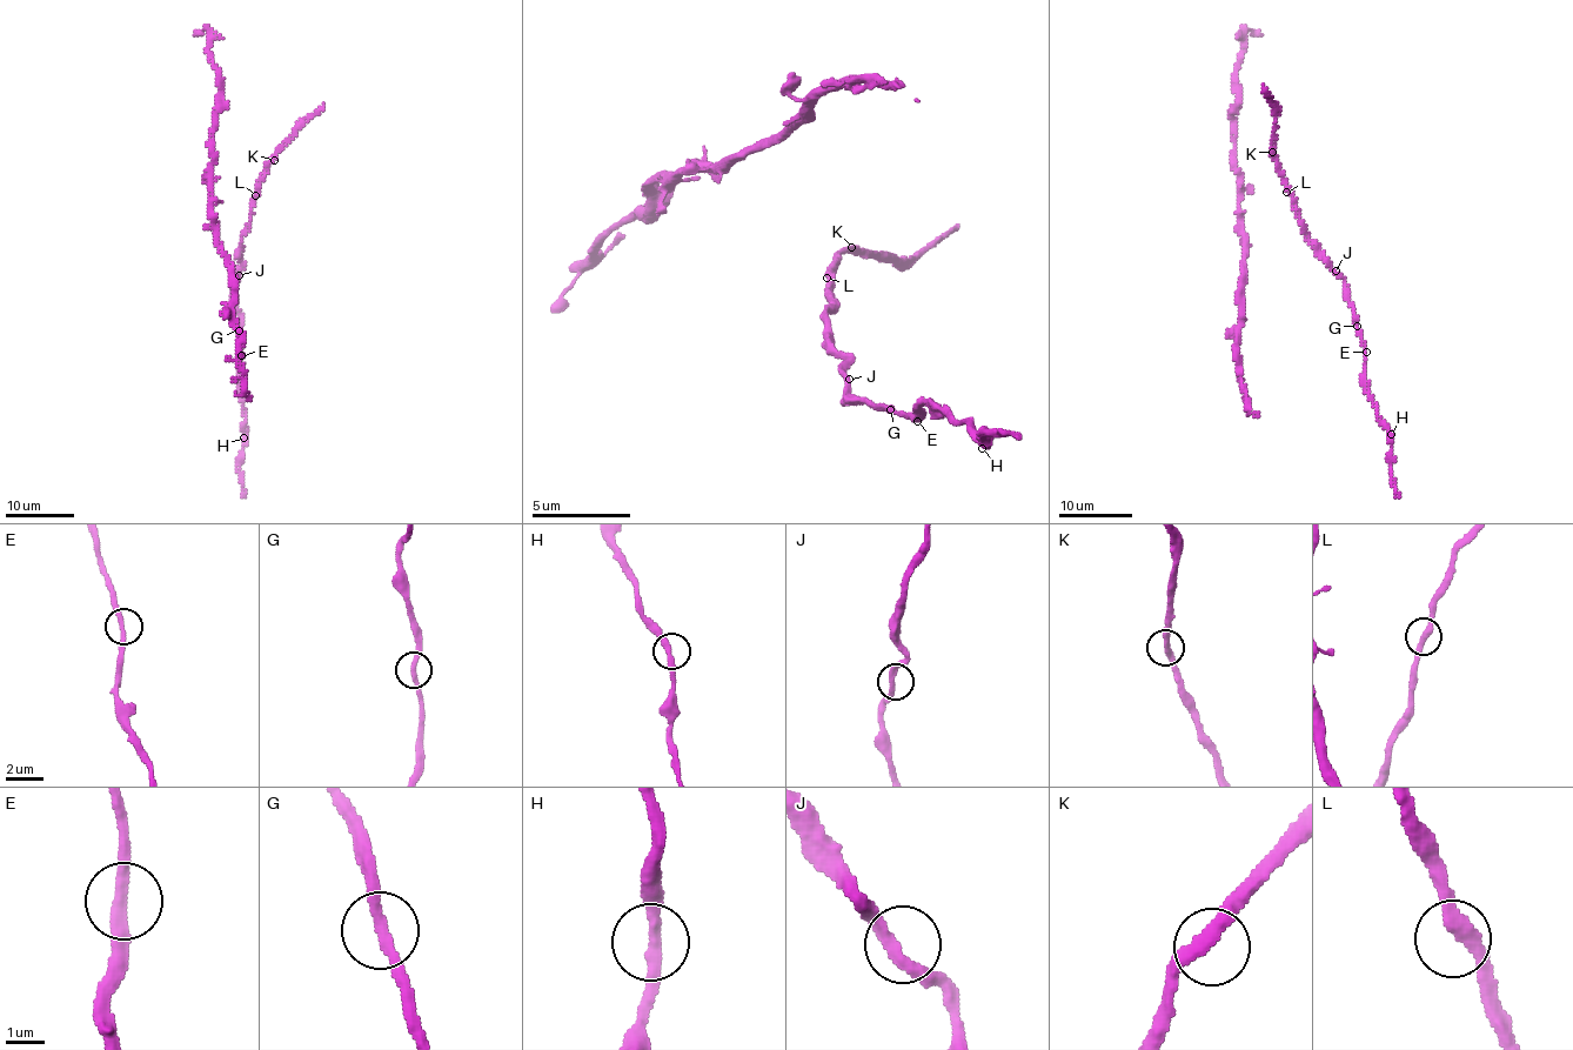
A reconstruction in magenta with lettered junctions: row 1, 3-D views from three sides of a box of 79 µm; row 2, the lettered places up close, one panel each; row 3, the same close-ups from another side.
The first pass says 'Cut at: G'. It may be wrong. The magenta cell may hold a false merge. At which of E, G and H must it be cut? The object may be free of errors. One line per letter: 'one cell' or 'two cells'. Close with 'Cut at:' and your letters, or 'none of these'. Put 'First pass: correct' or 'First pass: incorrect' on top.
First pass: incorrect
E: one cell
G: one cell
H: one cell
Cut at: none of these

